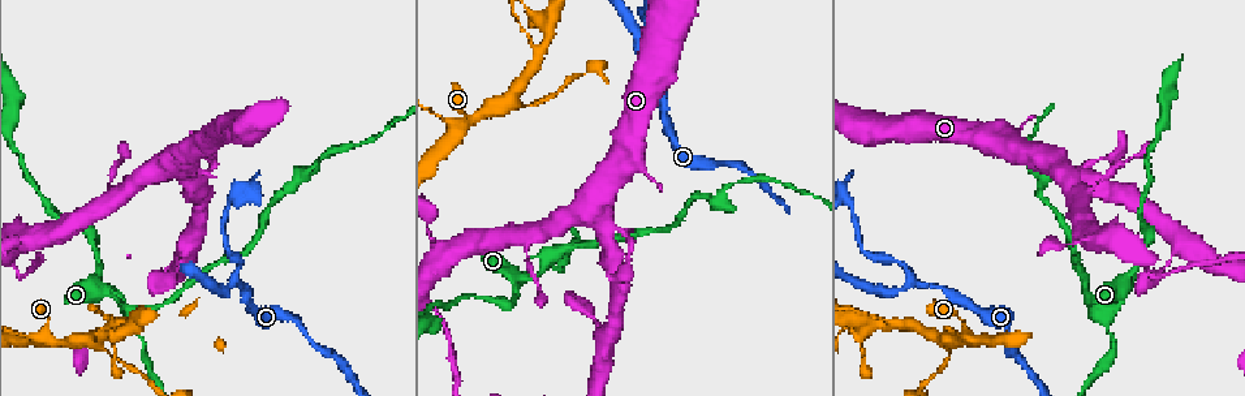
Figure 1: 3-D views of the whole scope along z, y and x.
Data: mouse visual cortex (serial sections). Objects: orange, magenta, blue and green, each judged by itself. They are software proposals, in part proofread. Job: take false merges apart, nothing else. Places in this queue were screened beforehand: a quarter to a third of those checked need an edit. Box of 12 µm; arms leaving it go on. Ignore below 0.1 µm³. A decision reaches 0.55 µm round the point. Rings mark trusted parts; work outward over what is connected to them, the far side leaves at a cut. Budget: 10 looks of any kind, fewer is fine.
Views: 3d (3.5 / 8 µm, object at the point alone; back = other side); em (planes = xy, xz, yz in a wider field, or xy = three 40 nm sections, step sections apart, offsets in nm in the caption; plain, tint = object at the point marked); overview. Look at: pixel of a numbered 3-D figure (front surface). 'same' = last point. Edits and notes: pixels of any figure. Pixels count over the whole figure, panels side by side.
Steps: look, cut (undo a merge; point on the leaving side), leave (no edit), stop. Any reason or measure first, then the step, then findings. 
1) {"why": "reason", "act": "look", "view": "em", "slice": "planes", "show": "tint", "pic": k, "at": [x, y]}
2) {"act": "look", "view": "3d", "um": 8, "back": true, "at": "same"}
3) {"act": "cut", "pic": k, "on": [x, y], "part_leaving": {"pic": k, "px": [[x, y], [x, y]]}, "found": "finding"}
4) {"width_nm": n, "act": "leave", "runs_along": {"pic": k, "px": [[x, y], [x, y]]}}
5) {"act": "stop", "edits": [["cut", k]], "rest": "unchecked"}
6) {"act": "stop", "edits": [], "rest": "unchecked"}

{"why": "calibre changes", "act": "look", "view": "3d", "um": 8, "pic": 1, "at": [964, 334]}

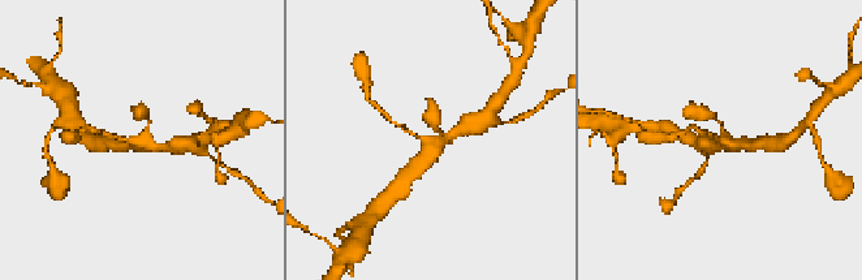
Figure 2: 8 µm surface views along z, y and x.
{"arms": 4, "arm_widths_nm": [150, 200, 300, 400], "act": "look", "view": "em", "slice": "xy", "step": 2, "show": "tint", "pic": 2, "at": [724, 143]}

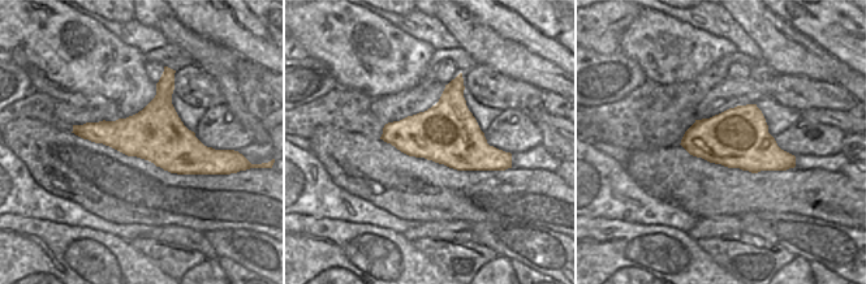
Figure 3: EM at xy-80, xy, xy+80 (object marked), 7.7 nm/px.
{"act": "leave", "runs_along": {"pic": 2, "px": [[142, 112], [152, 146], [181, 146]]}, "found": "one cell here"}

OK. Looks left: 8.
{"why": "sharp bend", "act": "look", "view": "3d", "um": 8, "back": true, "pic": 1, "at": [436, 311]}

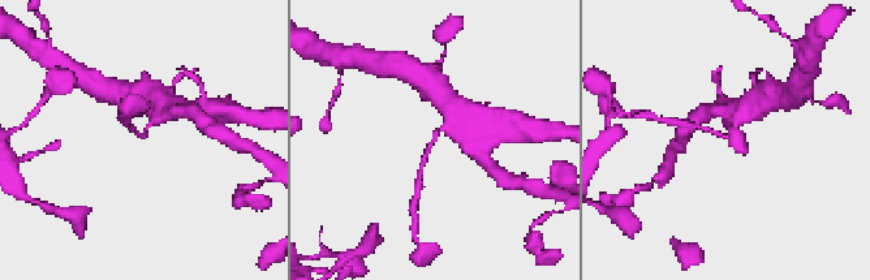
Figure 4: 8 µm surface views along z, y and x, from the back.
{"why": "shape alone is not enough", "act": "look", "view": "em", "slice": "xy", "step": 1, "show": "tint", "pic": 4, "at": [142, 136]}

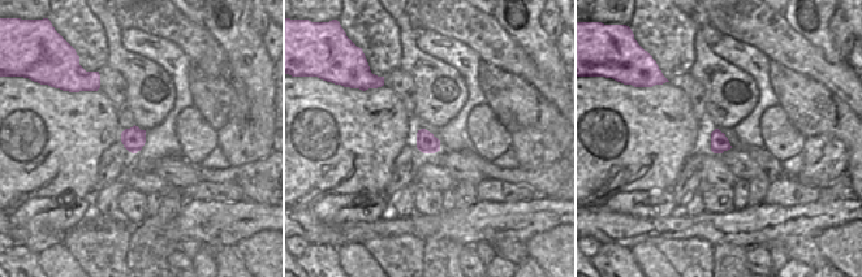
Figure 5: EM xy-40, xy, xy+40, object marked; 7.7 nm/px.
{"act": "leave", "found": "all the same cell"}

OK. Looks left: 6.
{"why": "thin neck", "act": "look", "view": "3d", "um": 3.5, "pic": 1, "at": [550, 257]}

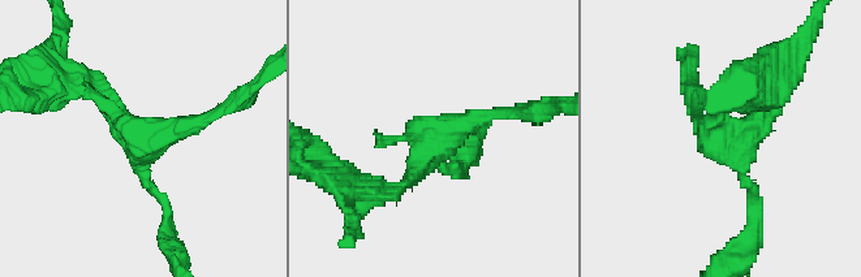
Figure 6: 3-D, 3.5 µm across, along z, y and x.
{"why": "now the EM", "act": "look", "view": "em", "slice": "xy", "step": 1, "show": "tint", "pic": 6, "at": [726, 139]}

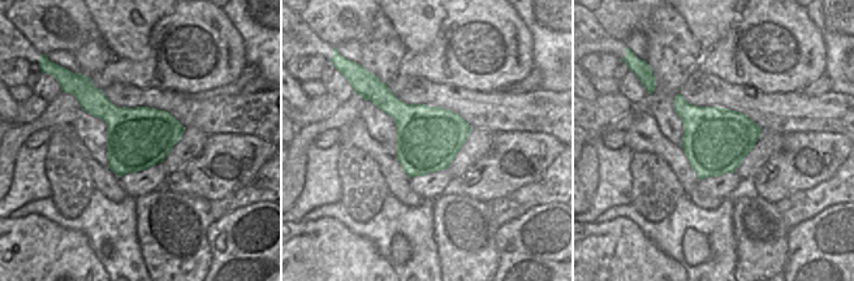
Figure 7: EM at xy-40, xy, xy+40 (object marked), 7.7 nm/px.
{"act": "leave", "runs_along": {"pic": 6, "px": [[391, 194], [447, 130], [511, 115]]}, "found": "all the same cell"}

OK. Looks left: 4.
{"why": "narrows sharply", "act": "look", "view": "3d", "um": 3.5, "pic": 1, "at": [912, 280]}

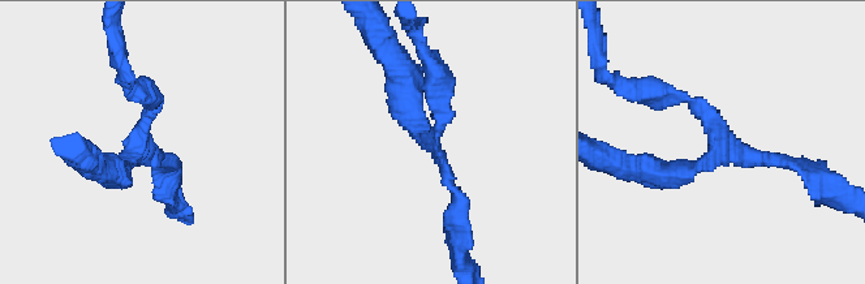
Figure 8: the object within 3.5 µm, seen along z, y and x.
{"arms": 3, "arm_widths_nm": [150, 200, 250], "why": "now the EM", "act": "look", "view": "em", "slice": "xy", "step": 5, "show": "tint", "pic": 8, "at": [146, 143]}

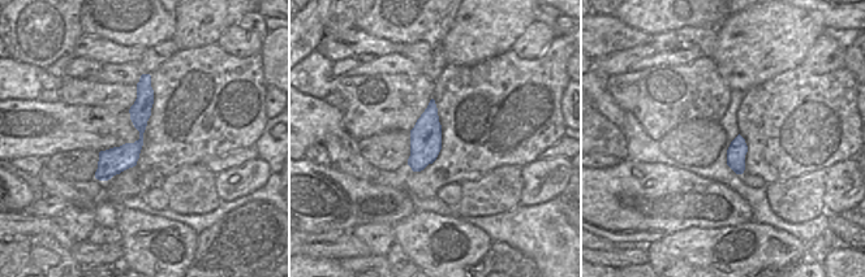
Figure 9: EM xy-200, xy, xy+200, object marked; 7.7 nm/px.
{"why": "another direction", "act": "look", "view": "em", "slice": "xy", "step": 1, "show": "tint", "at": "same"}

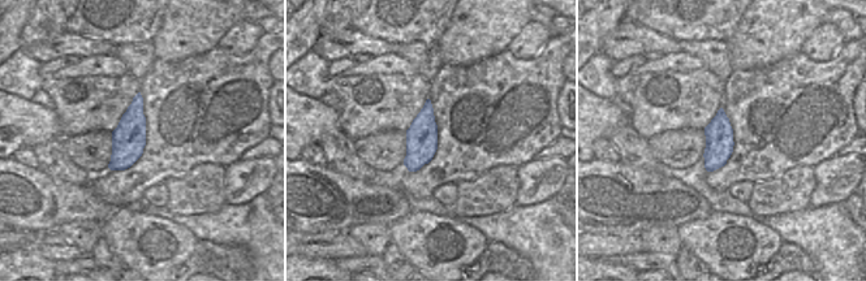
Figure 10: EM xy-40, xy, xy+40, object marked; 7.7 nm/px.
{"act": "leave", "runs_along": {"pic": 8, "px": [[801, 166], [741, 156], [694, 100], [665, 97]]}, "found": "all the same cell"}

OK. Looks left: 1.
{"act": "stop", "edits": [], "rest": "unchecked"}

